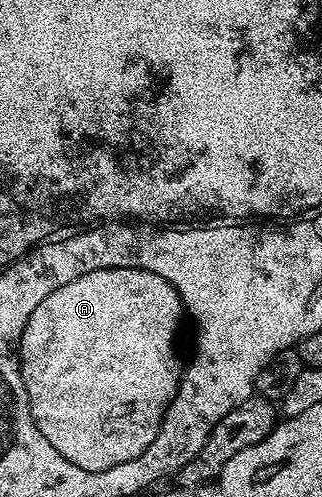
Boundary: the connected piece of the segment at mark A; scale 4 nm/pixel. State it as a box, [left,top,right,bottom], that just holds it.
[19,269,185,473]

